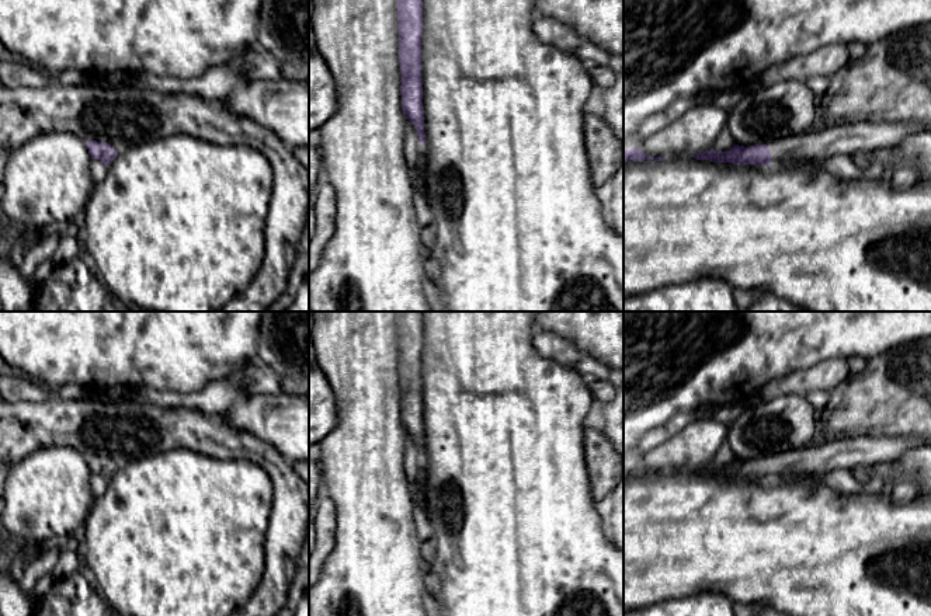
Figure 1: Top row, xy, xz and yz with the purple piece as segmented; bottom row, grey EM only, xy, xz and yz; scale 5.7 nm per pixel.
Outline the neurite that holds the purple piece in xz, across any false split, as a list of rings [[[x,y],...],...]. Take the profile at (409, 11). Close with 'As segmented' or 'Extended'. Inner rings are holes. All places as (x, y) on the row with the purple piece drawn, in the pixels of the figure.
[[[396,0],[399,22],[399,63],[402,73],[402,109],[420,139],[420,156],[413,173],[416,194],[423,195],[423,167],[425,164],[425,132],[421,83],[421,36],[423,36],[423,0]]]. Extended

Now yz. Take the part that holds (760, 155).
[[[848,121],[826,125],[821,130],[806,130],[767,145],[750,147],[734,145],[727,152],[713,149],[689,156],[696,160],[732,163],[734,166],[791,166],[793,163],[823,163],[837,156],[855,152],[871,152],[897,145],[909,135],[928,130],[931,126],[918,122]]]. Extended

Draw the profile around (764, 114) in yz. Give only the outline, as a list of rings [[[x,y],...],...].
[[[800,80],[753,86],[727,114],[727,128],[739,146],[767,145],[809,130],[819,107],[814,94]]]

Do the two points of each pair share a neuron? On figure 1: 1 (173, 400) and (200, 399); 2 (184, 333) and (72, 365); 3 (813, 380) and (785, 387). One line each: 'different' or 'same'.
1: same
2: same
3: same

